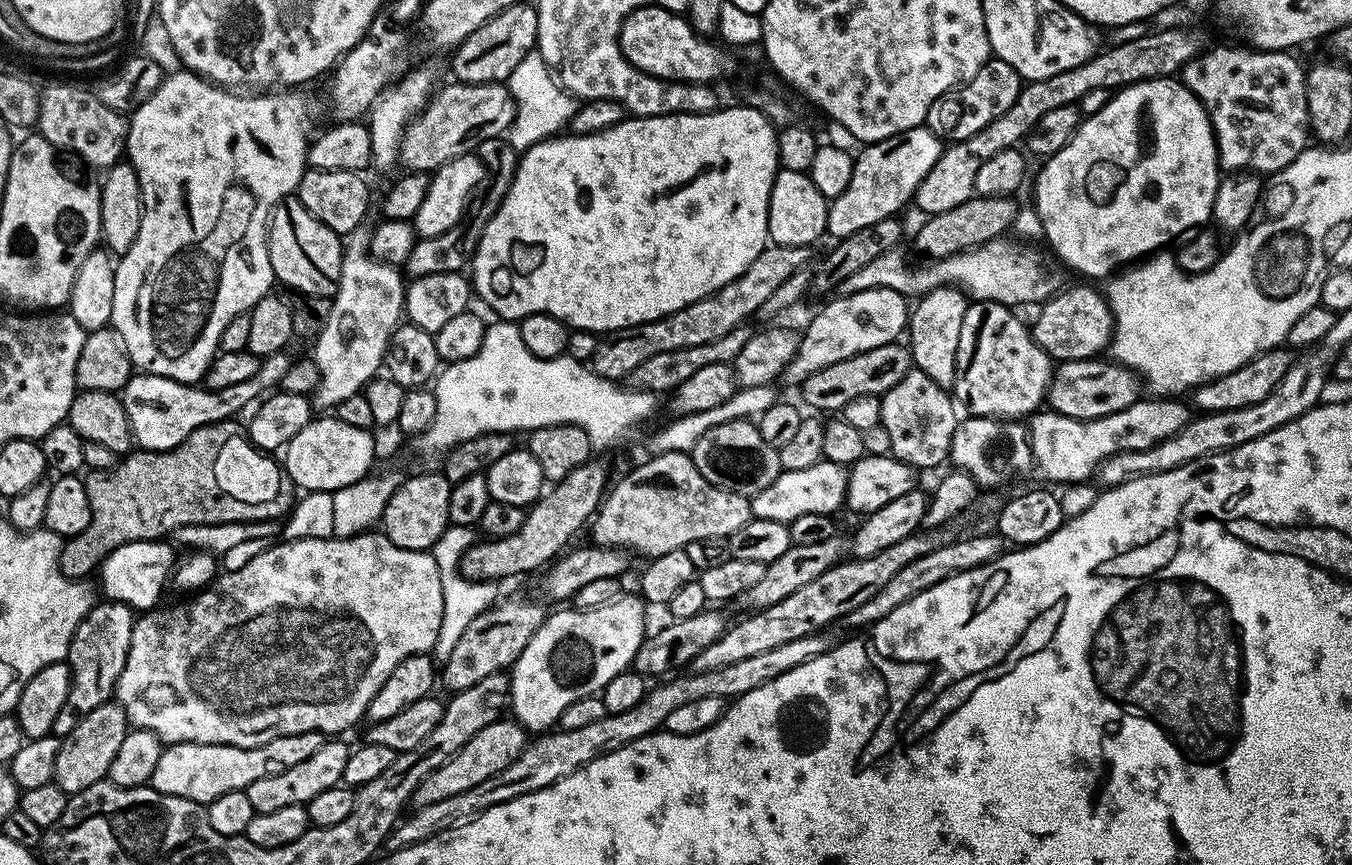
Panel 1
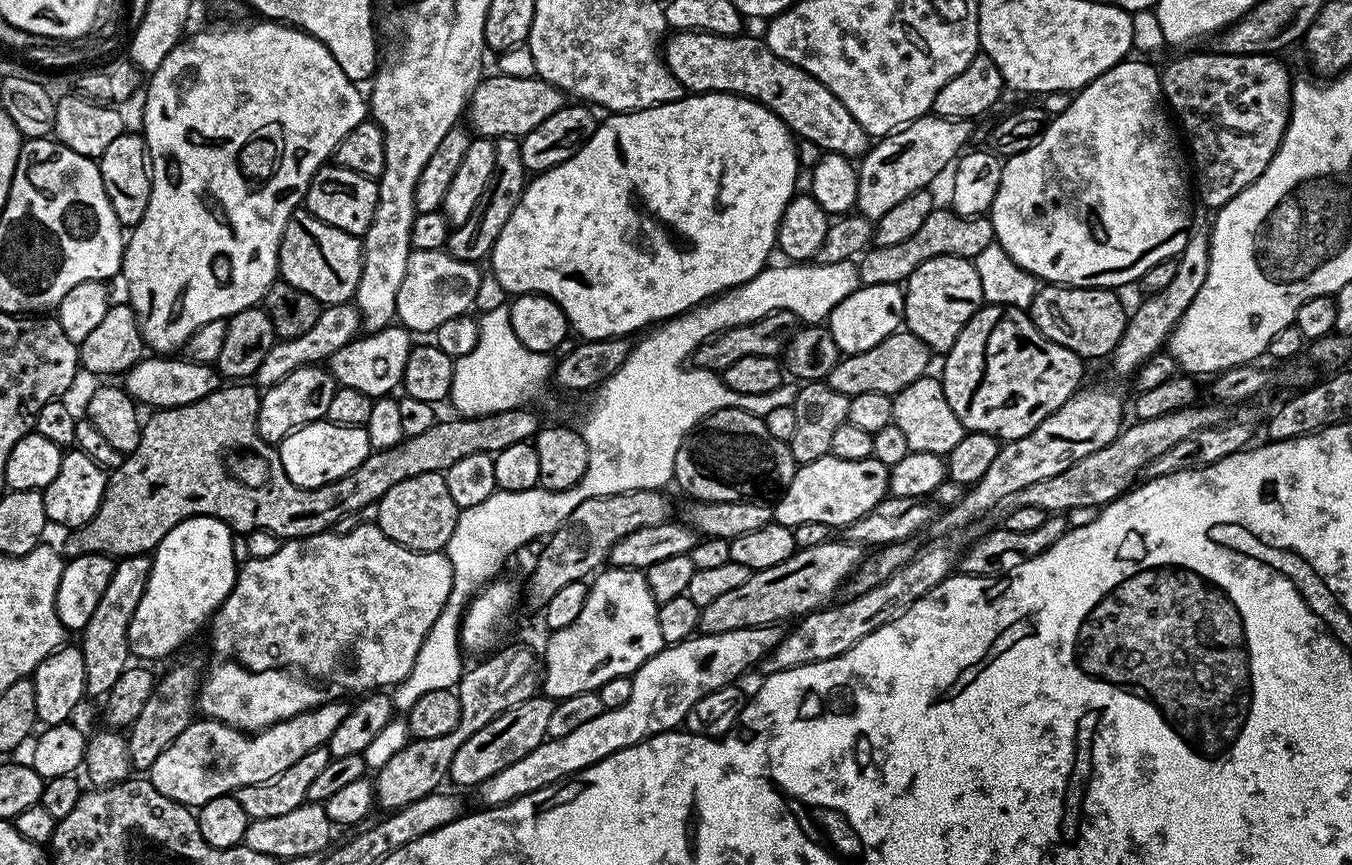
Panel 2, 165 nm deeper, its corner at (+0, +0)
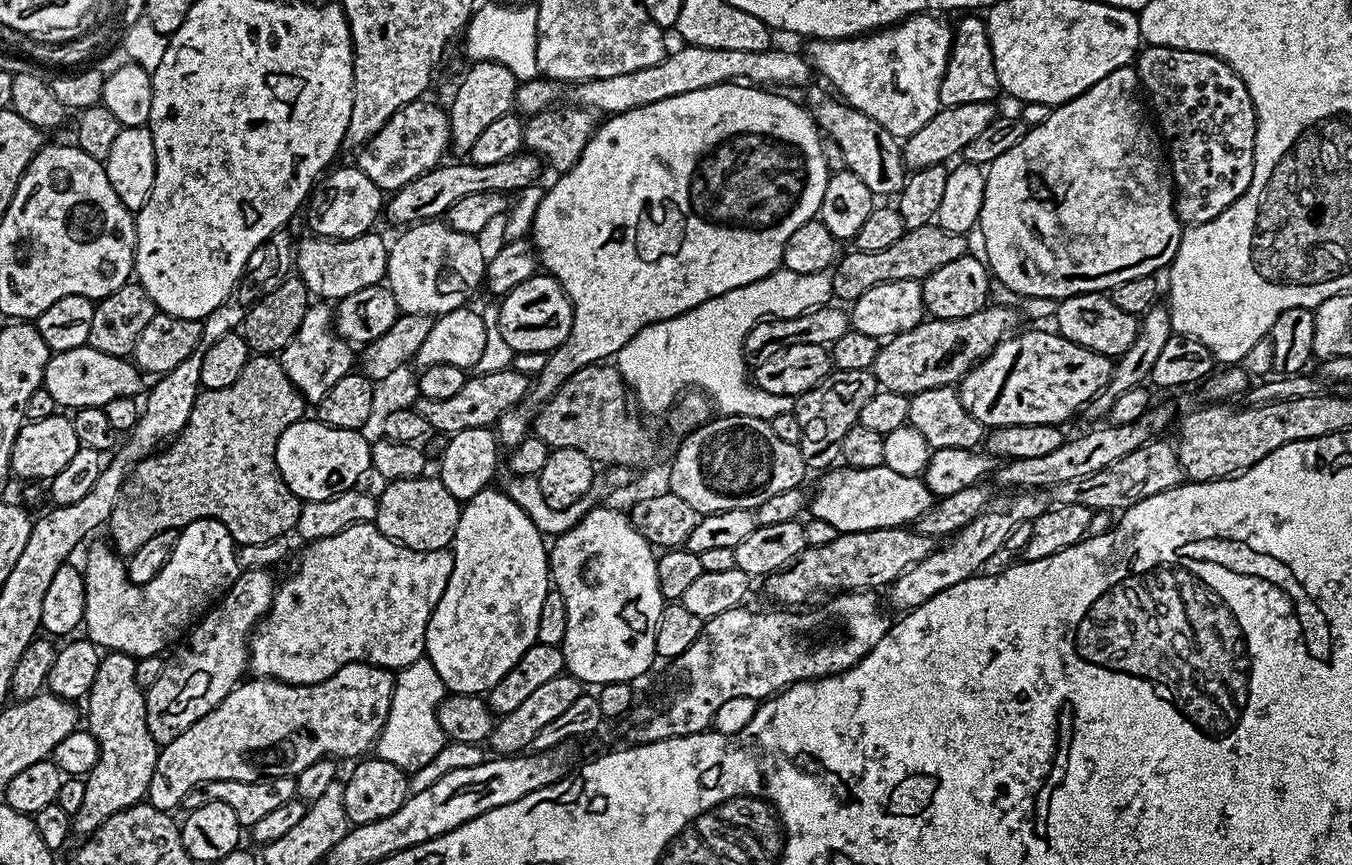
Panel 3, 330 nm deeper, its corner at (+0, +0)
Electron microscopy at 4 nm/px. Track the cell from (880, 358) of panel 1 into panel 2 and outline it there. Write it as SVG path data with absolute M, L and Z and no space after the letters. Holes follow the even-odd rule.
M901 330L882 338L878 346L870 346L870 350L862 350L853 356L845 355L836 363L834 370L830 370L827 383L838 394L854 397L863 394L865 390L878 390L878 394L895 396L910 382L922 378L929 371L928 356L930 349L917 338L914 333Z

